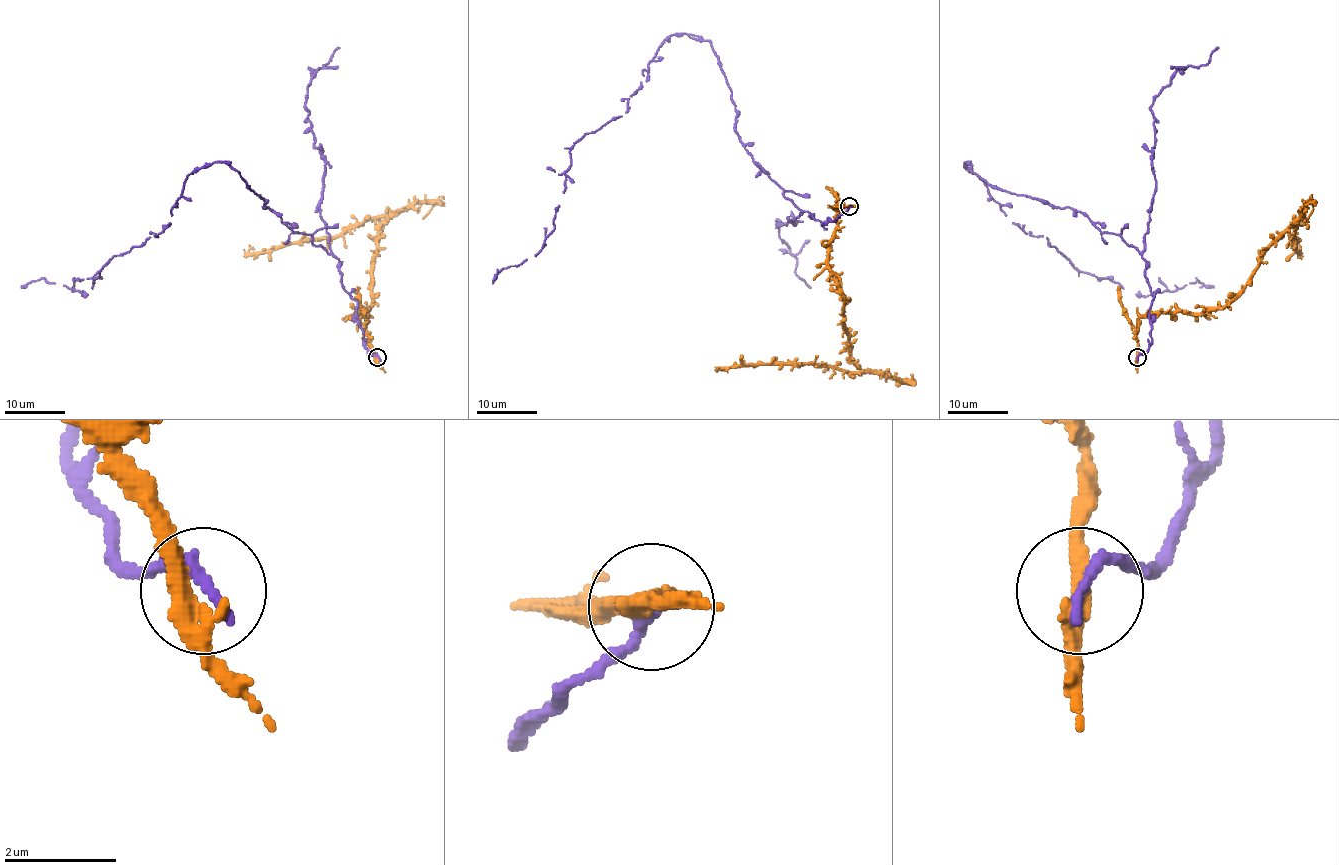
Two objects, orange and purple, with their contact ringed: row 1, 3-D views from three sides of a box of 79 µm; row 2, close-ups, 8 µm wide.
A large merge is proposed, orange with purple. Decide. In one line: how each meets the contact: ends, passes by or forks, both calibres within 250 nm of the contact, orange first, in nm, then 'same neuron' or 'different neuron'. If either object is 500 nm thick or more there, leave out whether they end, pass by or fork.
orange passes by | purple ends | 340/240 nm | different neuron

